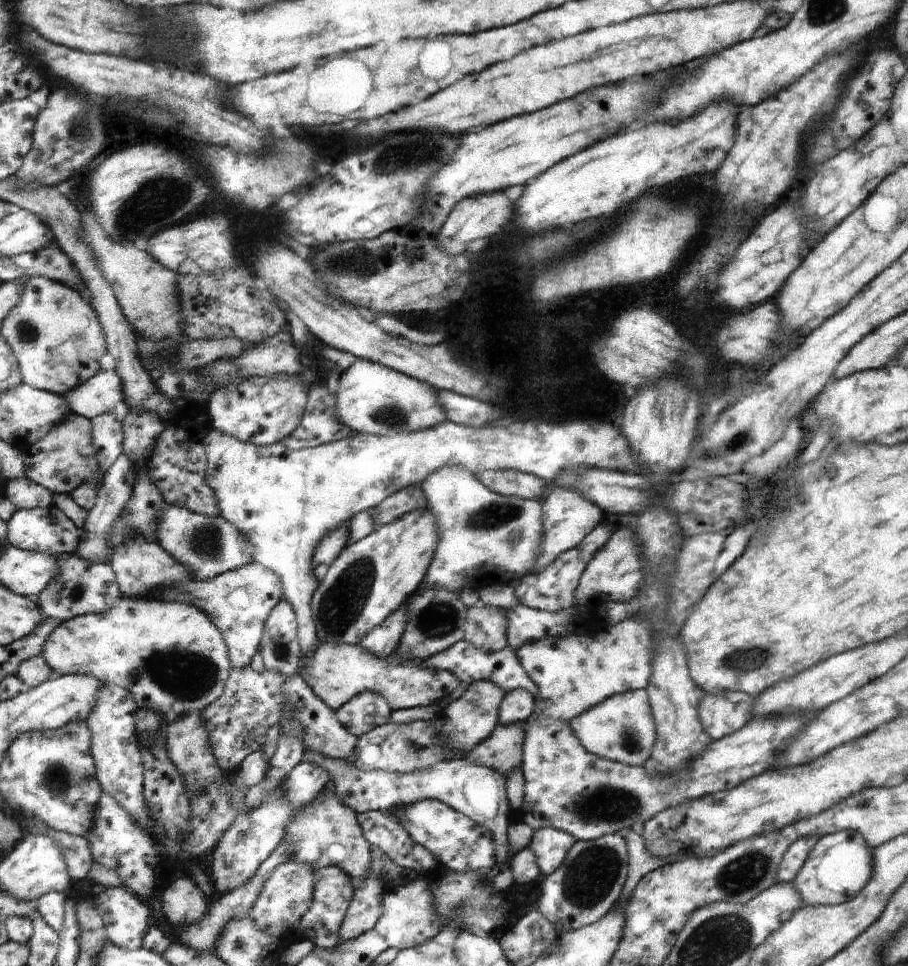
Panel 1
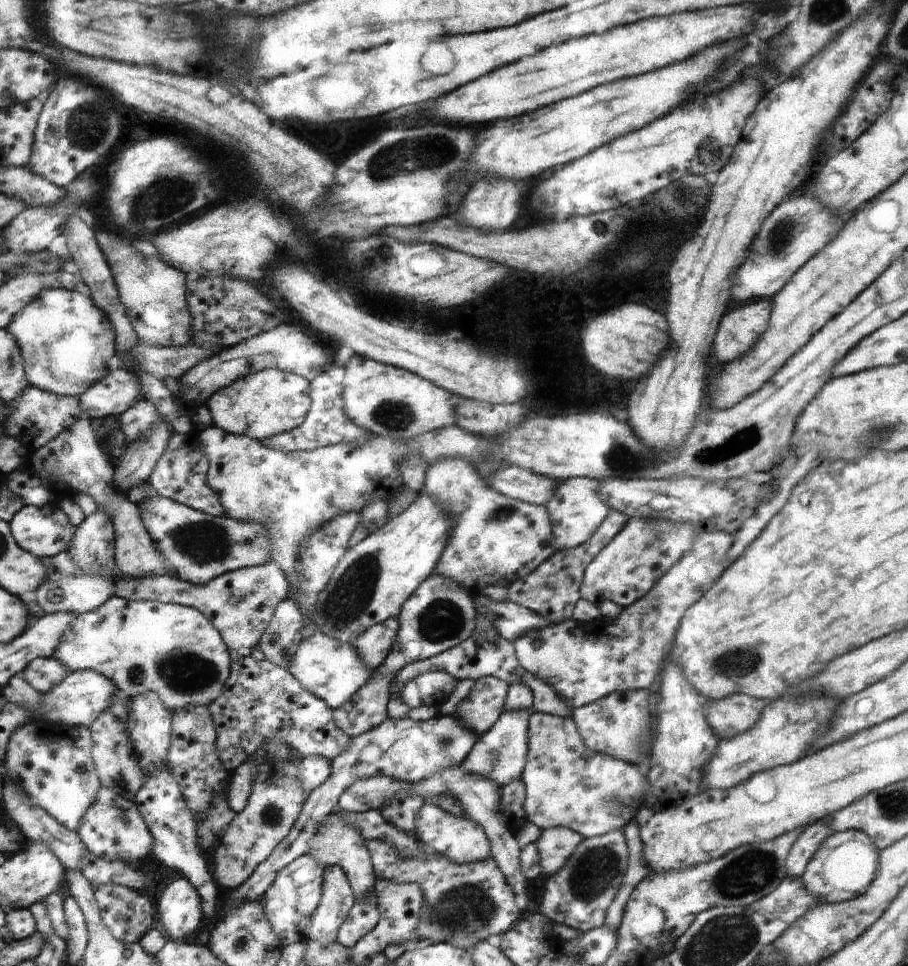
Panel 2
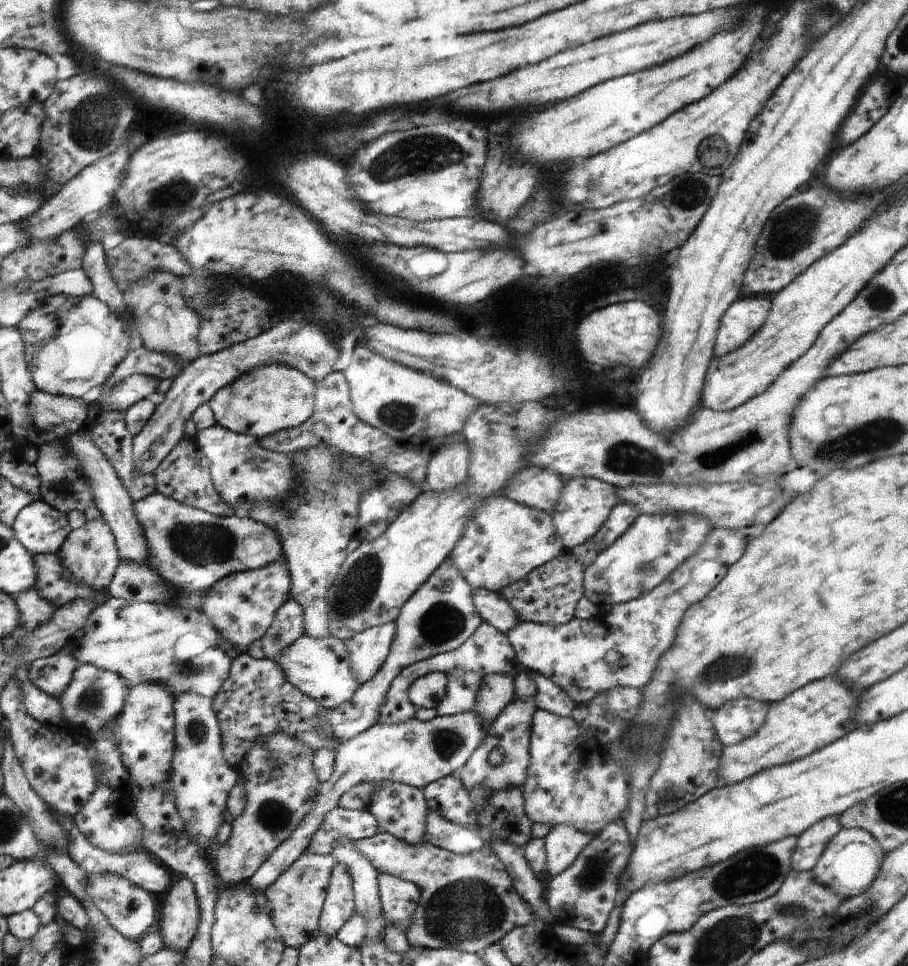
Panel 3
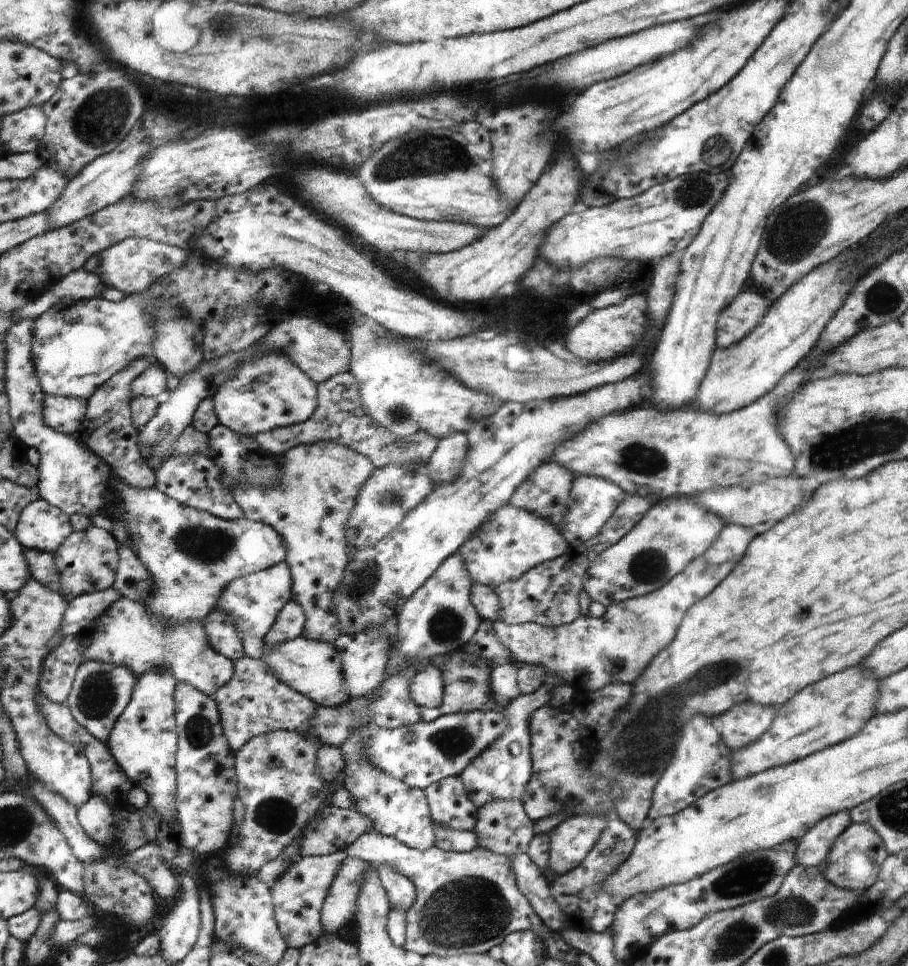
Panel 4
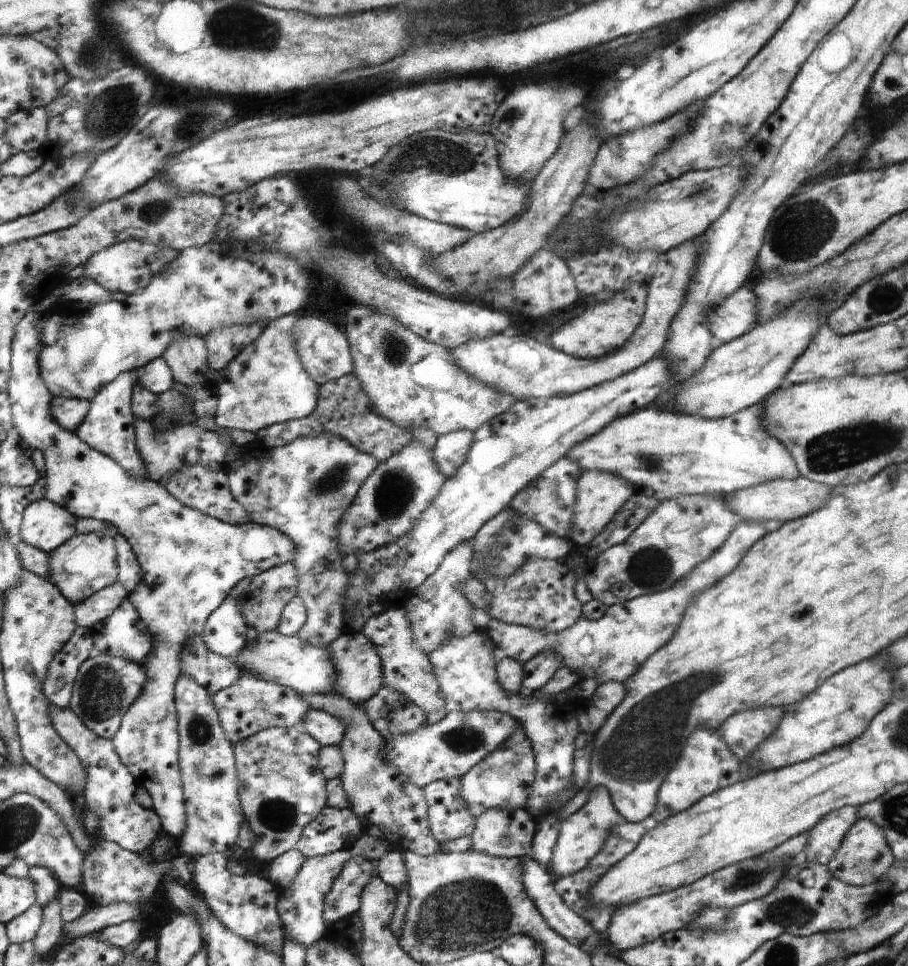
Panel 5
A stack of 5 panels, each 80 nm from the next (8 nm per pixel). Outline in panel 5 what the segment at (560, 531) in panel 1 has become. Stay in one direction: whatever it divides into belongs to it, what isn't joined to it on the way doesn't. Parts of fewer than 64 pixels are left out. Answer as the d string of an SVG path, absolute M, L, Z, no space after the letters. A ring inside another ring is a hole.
M594 469L584 470L578 482L576 520L570 533L574 547L588 545L598 537L634 494L633 486L620 475Z

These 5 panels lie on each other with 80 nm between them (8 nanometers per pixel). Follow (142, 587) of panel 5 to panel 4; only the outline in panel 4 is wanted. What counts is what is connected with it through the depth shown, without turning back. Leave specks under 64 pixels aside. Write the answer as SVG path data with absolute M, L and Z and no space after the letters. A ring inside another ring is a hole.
M20 319L14 323L6 333L5 338L5 389L9 402L9 415L13 424L13 435L28 447L35 448L40 455L39 493L46 502L59 507L69 515L77 514L85 517L104 513L112 516L110 509L117 509L128 522L128 530L134 536L133 551L142 561L154 582L147 595L139 602L142 603L149 614L160 623L189 623L204 620L208 614L214 612L219 604L224 590L238 577L248 576L270 569L287 558L287 543L282 535L273 526L259 523L241 516L239 519L223 519L206 511L199 511L180 504L176 499L170 498L155 486L140 488L129 485L120 480L115 470L103 461L77 435L55 431L47 425L43 417L43 402L46 397L43 387L40 386L39 377L35 373L34 355L32 345L36 319ZM147 670L140 676L131 702L115 722L106 745L119 766L131 779L134 786L140 786L148 794L151 808L166 822L177 820L178 775L175 762L178 759L178 719L175 717L175 690L177 680L168 670Z

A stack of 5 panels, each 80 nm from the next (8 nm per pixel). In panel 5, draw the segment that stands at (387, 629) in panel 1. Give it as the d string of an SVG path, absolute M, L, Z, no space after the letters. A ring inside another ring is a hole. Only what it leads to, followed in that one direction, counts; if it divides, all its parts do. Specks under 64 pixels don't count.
M345 630L329 648L331 661L335 666L334 692L339 693L355 705L366 705L380 687L384 685L382 660L376 653L374 646L361 631Z

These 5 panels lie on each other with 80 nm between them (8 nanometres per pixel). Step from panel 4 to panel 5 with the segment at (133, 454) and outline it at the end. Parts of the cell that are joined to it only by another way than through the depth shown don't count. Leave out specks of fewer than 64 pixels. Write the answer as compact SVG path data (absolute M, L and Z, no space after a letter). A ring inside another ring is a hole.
M140 372L124 373L120 377L116 377L115 381L104 385L99 390L99 394L91 400L88 414L75 433L81 440L88 443L88 446L112 457L117 463L120 463L120 466L144 479L147 475L143 470L142 459L136 448L134 414L131 409L132 391Z

